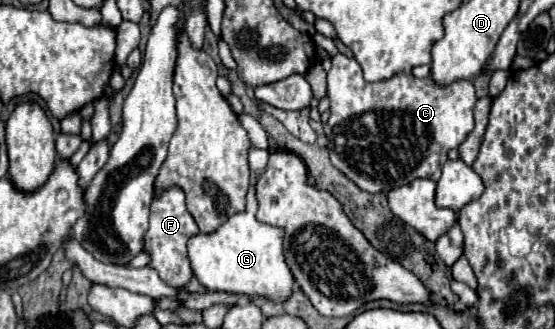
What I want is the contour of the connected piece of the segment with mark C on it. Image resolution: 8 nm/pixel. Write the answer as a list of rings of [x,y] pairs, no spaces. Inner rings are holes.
[[[342,53],[332,57],[332,69],[328,71],[328,97],[330,97],[330,119],[324,127],[328,137],[328,151],[332,165],[354,181],[362,191],[378,193],[390,191],[392,187],[406,185],[418,177],[438,181],[440,167],[448,161],[448,151],[456,149],[474,127],[474,105],[478,101],[474,85],[468,79],[456,81],[448,87],[438,87],[432,79],[418,79],[410,73],[396,73],[390,79],[368,83],[362,77],[362,67],[356,59]]]

